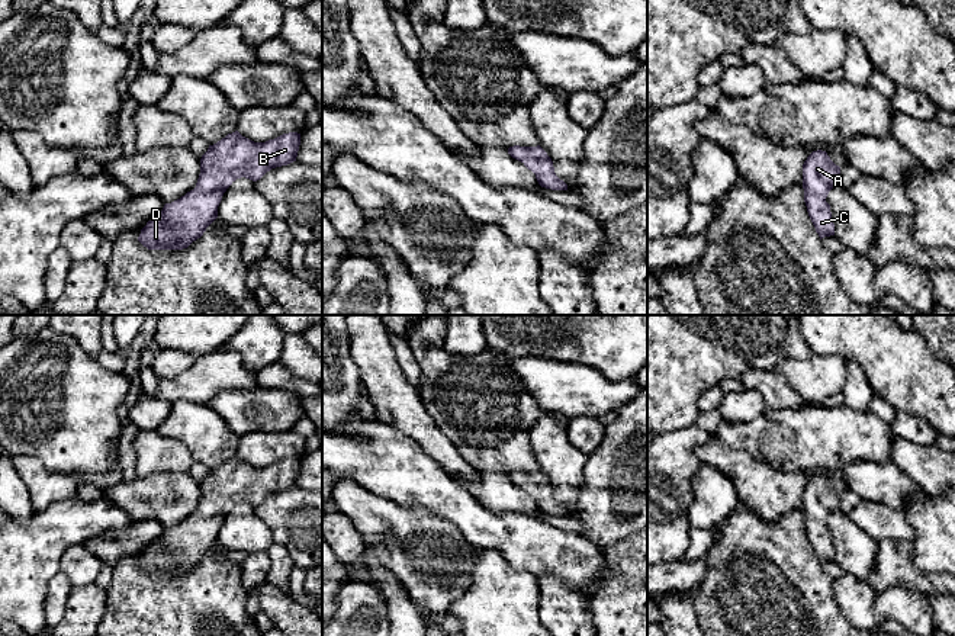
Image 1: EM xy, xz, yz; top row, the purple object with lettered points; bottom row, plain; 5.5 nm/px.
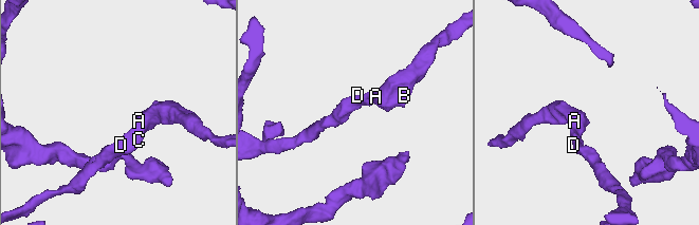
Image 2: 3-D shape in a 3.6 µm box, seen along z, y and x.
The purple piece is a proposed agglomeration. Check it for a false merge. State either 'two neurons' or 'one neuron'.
one neuron

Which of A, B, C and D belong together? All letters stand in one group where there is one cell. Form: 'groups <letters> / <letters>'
groups A B C D

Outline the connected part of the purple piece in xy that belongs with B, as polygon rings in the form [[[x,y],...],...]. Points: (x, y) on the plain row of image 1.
[[[238,456],[228,459],[202,481],[196,513],[165,529],[141,555],[138,566],[148,575],[187,574],[218,543],[222,521],[237,504],[257,507],[271,494],[296,486],[299,470],[298,457],[266,468],[254,468]]]

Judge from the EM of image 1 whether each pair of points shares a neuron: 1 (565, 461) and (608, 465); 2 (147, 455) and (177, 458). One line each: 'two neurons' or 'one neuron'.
1: two neurons
2: one neuron

